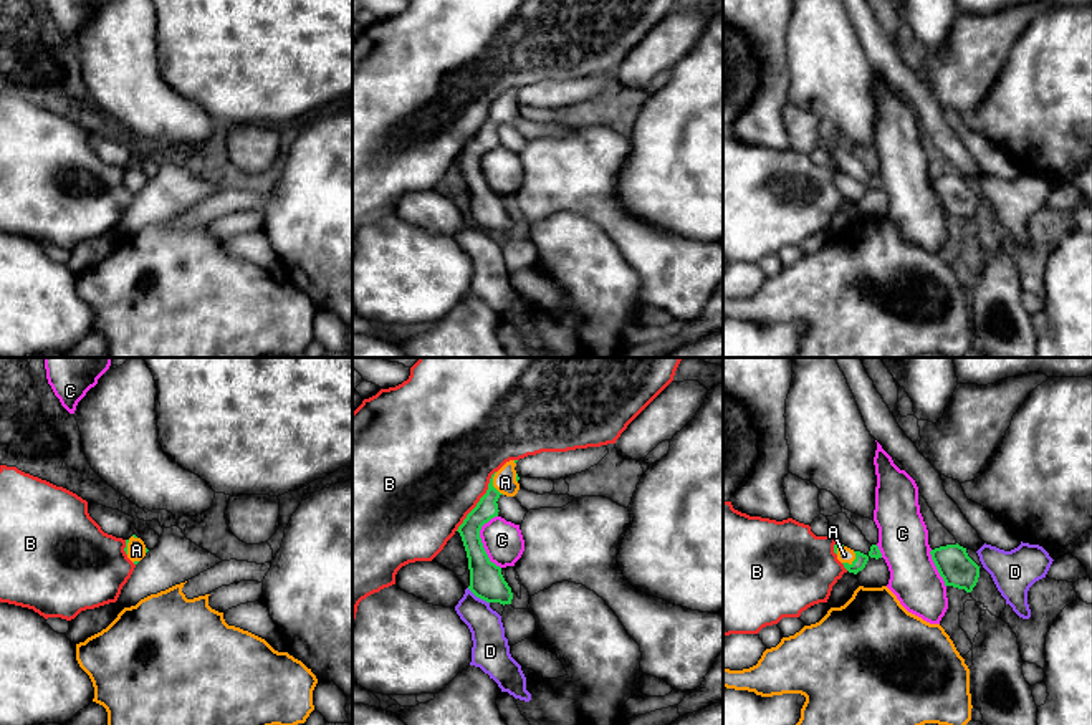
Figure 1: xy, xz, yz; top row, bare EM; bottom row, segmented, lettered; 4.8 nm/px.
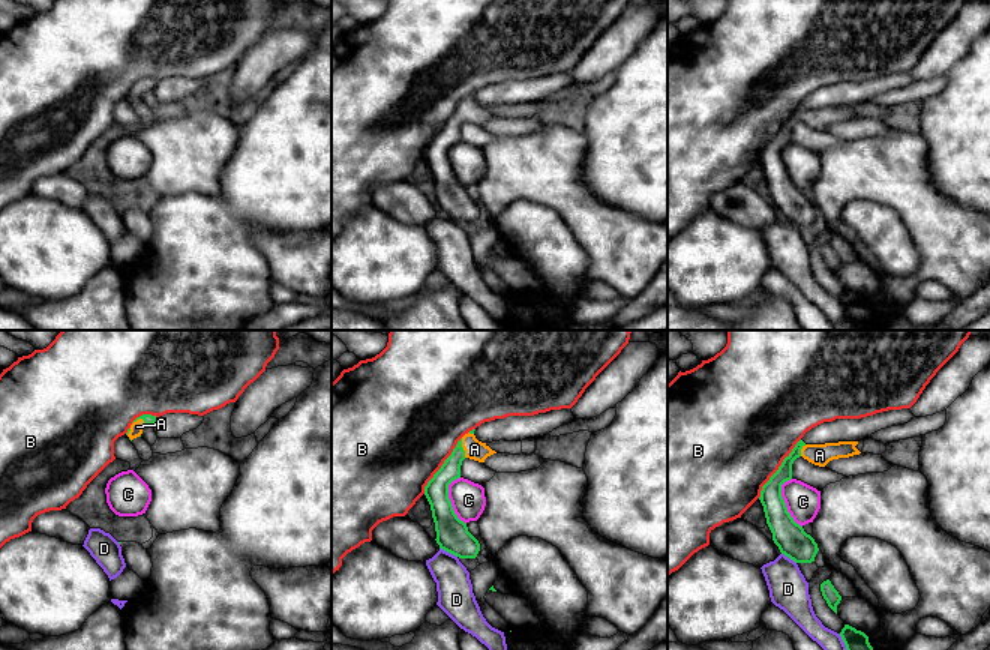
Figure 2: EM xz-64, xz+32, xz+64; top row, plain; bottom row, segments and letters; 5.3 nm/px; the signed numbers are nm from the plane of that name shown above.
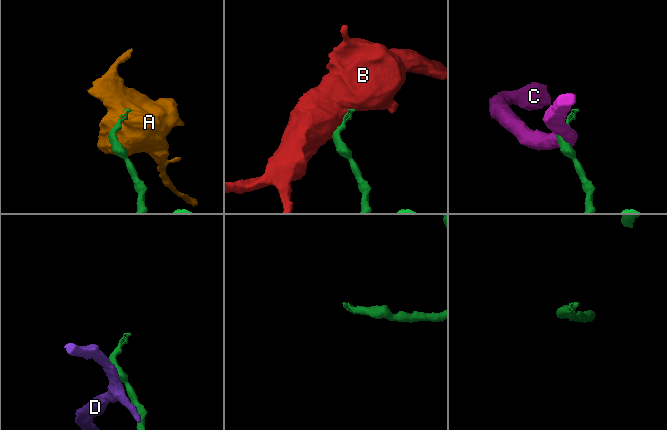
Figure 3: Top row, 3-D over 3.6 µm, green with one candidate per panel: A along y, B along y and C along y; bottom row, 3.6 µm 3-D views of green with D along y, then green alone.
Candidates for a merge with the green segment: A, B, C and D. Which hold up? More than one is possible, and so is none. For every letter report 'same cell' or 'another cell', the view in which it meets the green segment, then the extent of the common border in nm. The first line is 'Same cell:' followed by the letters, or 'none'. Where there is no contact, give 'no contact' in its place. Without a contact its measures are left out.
Same cell: A
A: same cell; contact in xz; length 120 nm
B: another cell; contact in xz; length 360 nm
C: another cell; contact in xz; length 260 nm
D: another cell; contact in xz; length 130 nm

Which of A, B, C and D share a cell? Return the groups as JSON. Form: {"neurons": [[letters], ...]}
{"neurons": [["A"], ["B"], ["C"], ["D"]]}

